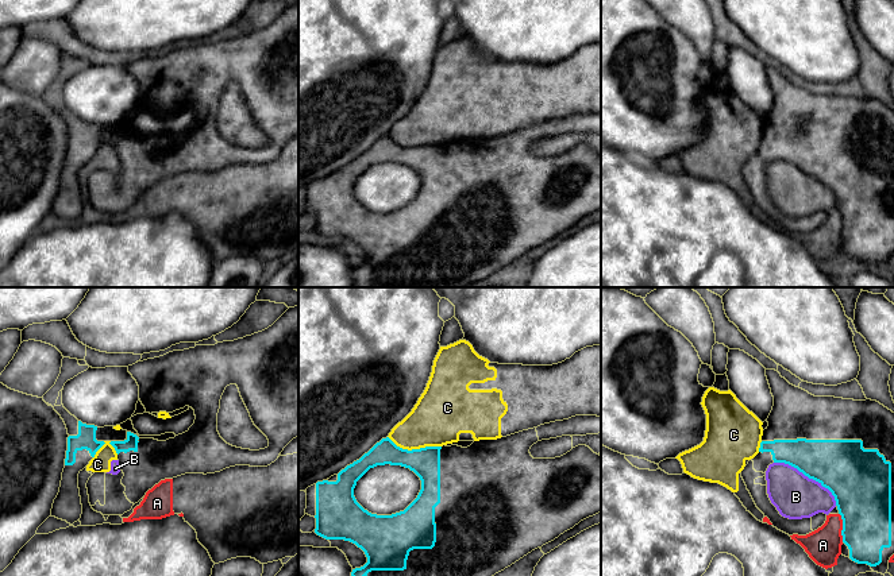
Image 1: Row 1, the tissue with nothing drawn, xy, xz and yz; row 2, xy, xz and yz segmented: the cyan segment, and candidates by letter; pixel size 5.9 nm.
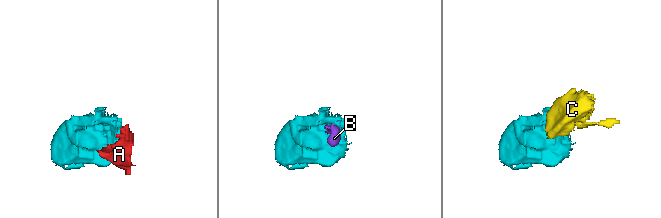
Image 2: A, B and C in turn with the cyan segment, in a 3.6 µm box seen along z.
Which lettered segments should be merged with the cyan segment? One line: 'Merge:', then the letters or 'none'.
Merge: none

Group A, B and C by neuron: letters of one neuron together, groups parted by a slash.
A B C

